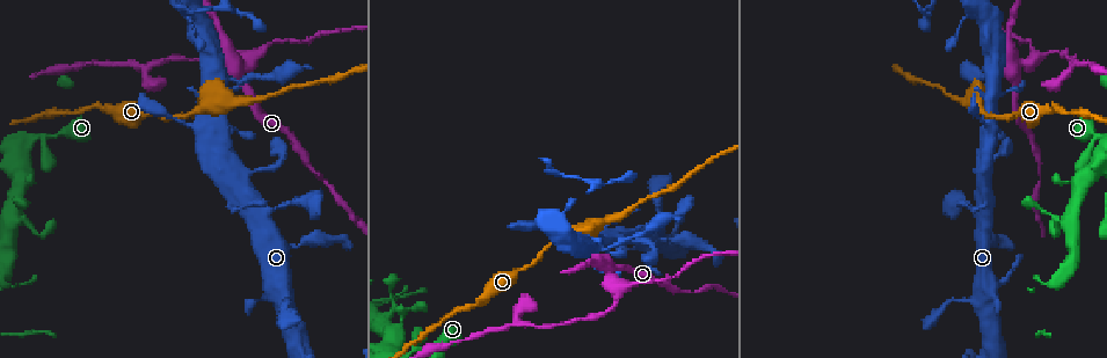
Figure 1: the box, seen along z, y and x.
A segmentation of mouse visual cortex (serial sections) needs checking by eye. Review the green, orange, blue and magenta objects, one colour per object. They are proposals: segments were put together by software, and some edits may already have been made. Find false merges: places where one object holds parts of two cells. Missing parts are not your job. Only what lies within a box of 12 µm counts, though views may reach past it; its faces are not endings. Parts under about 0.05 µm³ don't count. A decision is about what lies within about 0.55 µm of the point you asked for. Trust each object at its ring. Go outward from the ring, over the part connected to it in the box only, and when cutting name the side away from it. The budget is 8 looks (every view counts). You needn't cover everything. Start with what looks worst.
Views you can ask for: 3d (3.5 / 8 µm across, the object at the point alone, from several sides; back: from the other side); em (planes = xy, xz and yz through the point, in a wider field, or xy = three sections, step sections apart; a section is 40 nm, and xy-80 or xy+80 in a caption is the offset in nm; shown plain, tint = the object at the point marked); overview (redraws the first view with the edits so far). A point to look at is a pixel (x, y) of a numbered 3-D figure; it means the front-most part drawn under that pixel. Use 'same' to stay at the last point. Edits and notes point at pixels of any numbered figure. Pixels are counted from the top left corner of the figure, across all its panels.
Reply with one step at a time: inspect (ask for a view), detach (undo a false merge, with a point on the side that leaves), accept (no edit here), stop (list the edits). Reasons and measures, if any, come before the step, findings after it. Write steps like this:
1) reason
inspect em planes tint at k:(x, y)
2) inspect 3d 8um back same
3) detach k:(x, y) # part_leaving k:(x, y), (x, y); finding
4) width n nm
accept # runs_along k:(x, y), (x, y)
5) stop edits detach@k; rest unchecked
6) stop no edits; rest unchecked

branch point
inspect 3d 3.5um at 1:(214, 101)

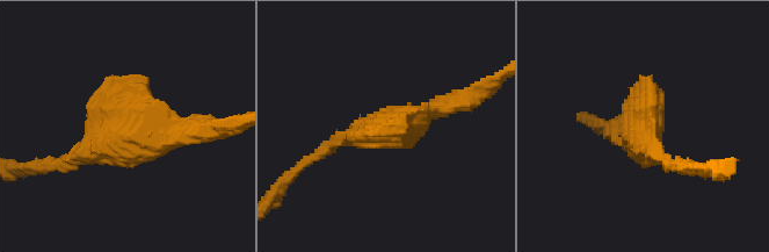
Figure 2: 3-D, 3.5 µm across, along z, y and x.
inspect em xy step 1 tint at 2:(644, 136)

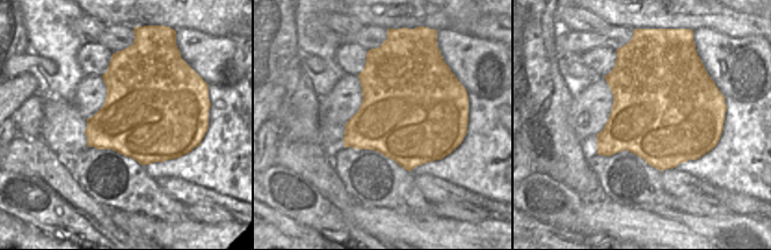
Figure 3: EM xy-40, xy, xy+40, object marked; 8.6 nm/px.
width 850 nm
accept # runs_along 2:(321, 153), (461, 100); continuous, no second cell

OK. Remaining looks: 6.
looks like a crossing
inspect 3d 3.5um back at 1:(390, 314)

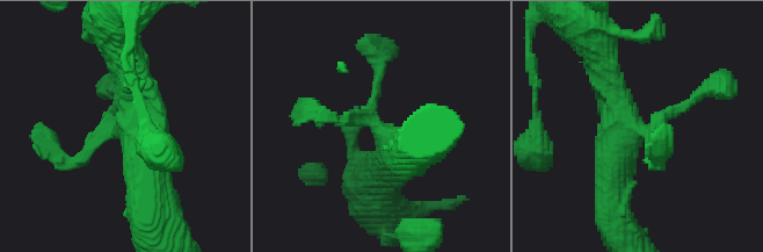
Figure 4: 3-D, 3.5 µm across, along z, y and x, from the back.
arms 4; arm_widths 150, 200, 400, 450 nm
inspect em xy step 2 tint at 4:(379, 131)

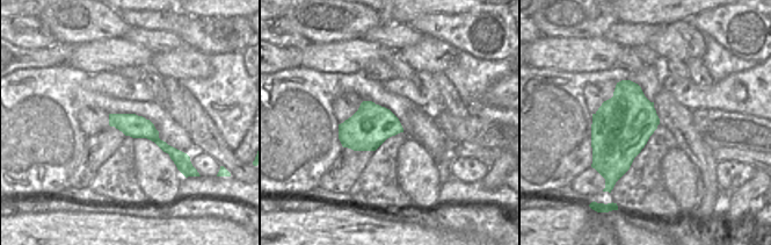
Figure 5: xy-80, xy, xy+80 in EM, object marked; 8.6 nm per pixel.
accept # runs_along 5:(111, 116), (146, 129), (181, 155); one cell here

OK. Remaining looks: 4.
sharp bend
inspect 3d 3.5um back at 1:(283, 321)

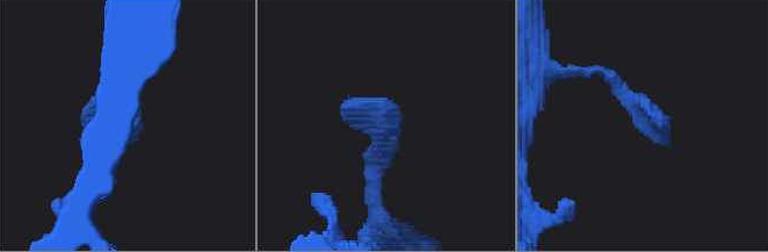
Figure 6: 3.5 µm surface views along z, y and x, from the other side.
inspect em xy step 5 tint at 6:(380, 120)

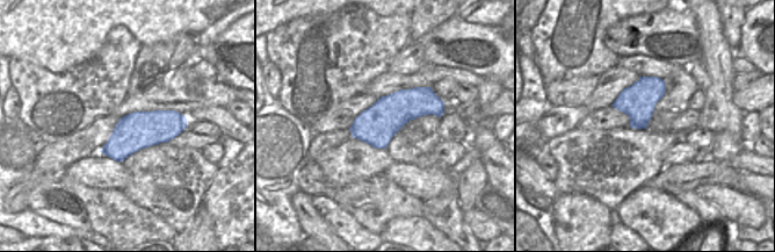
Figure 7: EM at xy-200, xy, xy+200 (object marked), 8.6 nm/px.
cut it another way
inspect em xy step 1 tint same

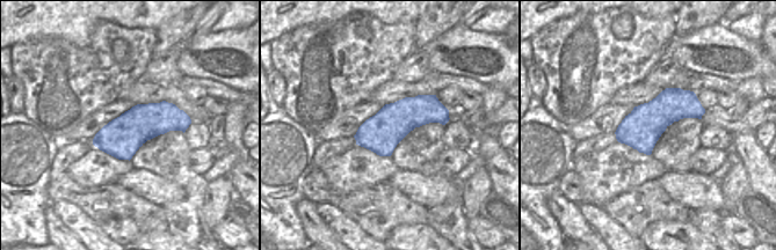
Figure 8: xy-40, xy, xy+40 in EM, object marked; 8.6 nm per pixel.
accept # runs_along 6:(592, 72), (606, 72), (642, 115), (663, 122); all the same cell

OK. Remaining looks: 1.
stop no edits; rest unchecked

